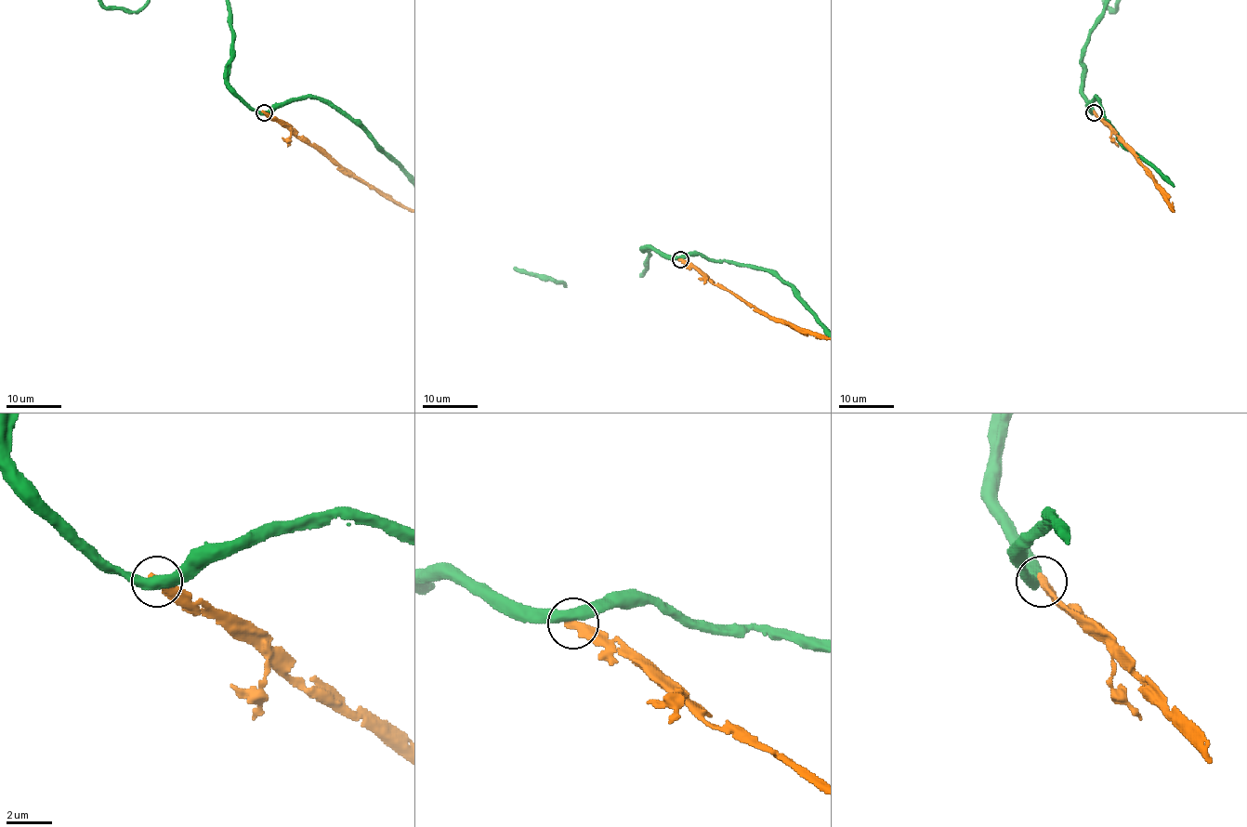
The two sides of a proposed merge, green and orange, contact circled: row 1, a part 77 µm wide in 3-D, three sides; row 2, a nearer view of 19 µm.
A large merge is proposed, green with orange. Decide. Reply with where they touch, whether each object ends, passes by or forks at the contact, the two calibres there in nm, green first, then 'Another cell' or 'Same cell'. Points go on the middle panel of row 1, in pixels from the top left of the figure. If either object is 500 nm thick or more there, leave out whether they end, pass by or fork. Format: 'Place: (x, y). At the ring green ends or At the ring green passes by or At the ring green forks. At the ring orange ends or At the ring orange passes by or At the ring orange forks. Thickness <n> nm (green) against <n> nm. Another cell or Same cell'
Place: (680, 259). At the ring green passes by. At the ring orange ends. Thickness 460 nm (green) against 440 nm. Another cell

